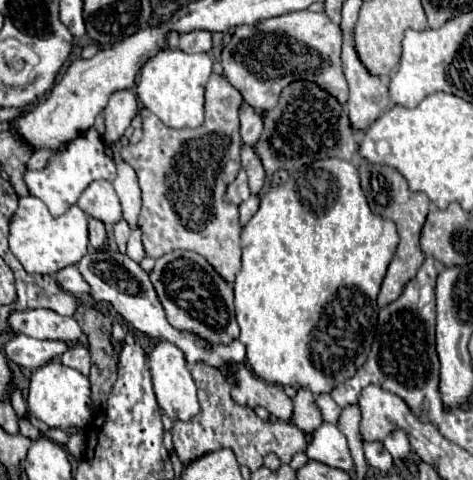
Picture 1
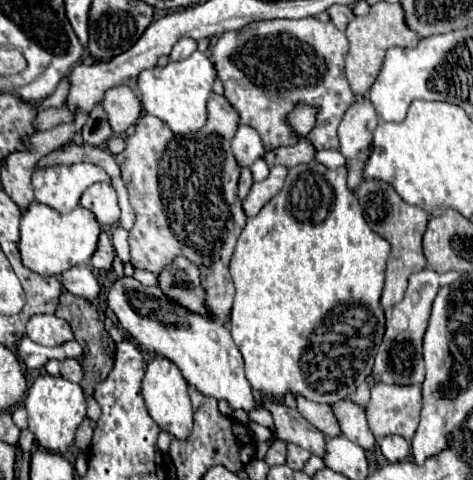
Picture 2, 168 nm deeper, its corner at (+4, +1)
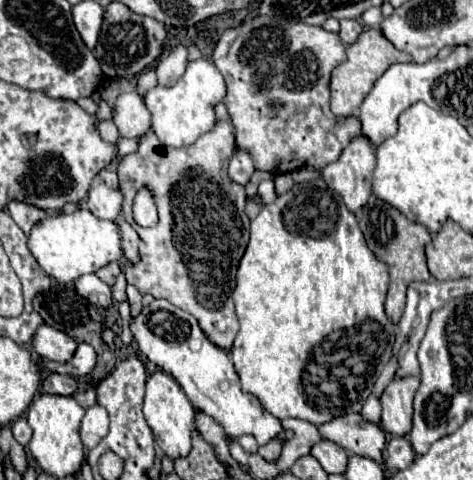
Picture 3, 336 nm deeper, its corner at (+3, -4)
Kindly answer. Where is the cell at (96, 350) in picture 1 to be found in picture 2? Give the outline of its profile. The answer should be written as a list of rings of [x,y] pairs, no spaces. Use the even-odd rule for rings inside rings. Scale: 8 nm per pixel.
[[[62,291],[60,299],[58,299],[58,309],[56,309],[54,315],[70,323],[78,343],[84,347],[84,357],[80,361],[80,365],[84,369],[84,381],[80,385],[82,385],[84,395],[90,397],[94,393],[94,385],[104,381],[108,377],[108,373],[112,371],[112,365],[114,365],[114,355],[110,355],[110,349],[108,349],[110,347],[110,337],[104,329],[104,313],[98,307],[94,311],[94,305],[88,299],[82,299],[82,297],[76,297],[68,291]],[[78,301],[80,301],[80,305],[78,305]]]

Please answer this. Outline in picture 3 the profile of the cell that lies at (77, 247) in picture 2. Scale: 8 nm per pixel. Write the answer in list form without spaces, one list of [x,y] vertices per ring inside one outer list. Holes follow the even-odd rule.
[[[87,208],[39,220],[27,236],[27,246],[39,266],[57,282],[73,282],[83,274],[97,272],[101,266],[119,260],[123,254],[117,224],[95,218]]]

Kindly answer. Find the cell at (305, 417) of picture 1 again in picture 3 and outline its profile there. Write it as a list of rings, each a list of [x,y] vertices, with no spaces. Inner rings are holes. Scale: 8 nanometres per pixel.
[[[345,414],[319,426],[319,434],[351,454],[369,456],[375,462],[383,460],[385,432],[361,418],[361,414]]]

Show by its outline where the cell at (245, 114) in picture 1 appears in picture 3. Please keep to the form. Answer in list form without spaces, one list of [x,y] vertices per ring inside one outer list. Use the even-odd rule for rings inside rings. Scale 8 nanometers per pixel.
[[[237,148],[233,158],[231,158],[231,162],[229,162],[229,176],[231,176],[231,180],[245,186],[253,172],[255,172],[255,166],[253,166],[251,154],[247,150],[243,150],[243,148]]]

